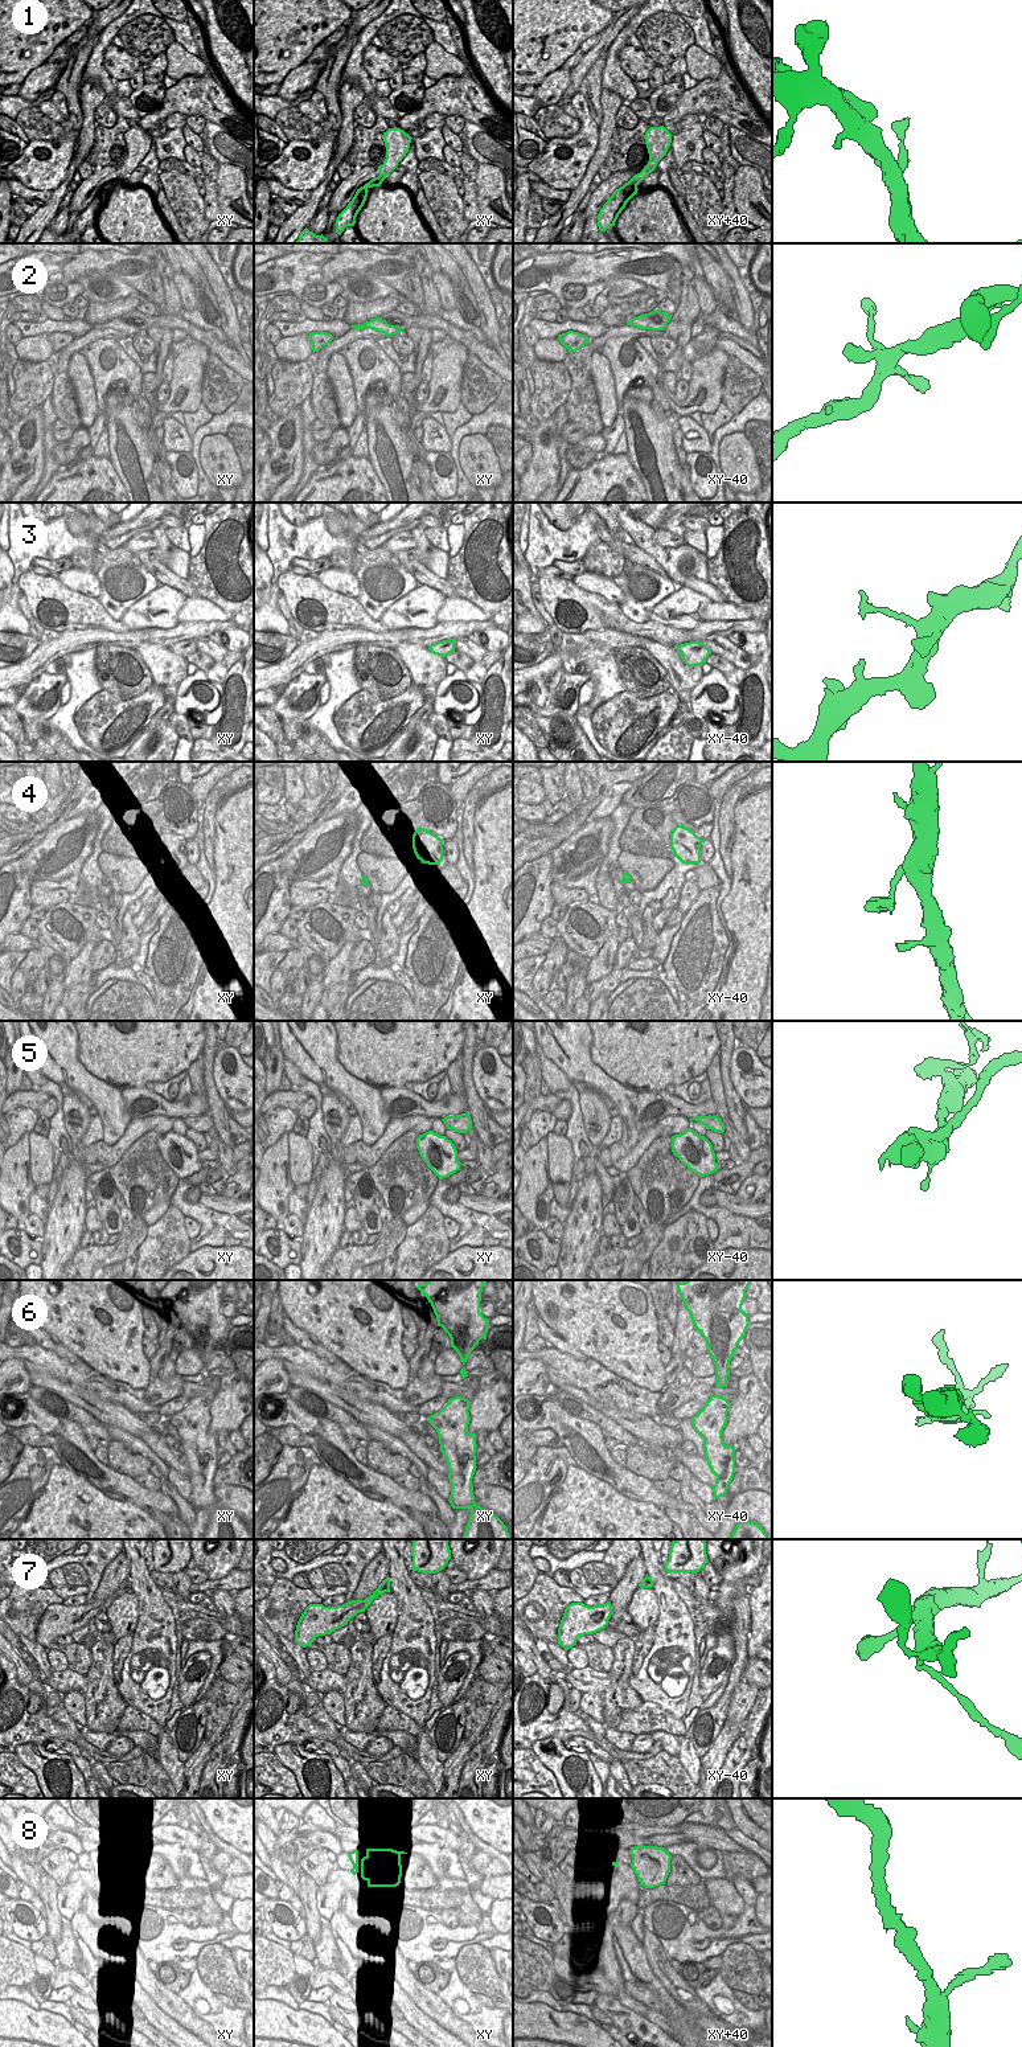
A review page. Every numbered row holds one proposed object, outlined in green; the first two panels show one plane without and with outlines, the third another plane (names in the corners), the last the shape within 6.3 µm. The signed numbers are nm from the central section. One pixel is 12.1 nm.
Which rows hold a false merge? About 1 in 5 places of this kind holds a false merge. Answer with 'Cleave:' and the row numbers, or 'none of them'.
Cleave: 5

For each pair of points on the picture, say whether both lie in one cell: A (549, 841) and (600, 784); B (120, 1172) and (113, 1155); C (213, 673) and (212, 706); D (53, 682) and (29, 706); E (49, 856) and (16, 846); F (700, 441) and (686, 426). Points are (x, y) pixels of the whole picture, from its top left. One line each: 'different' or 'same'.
A: same
B: different
C: different
D: same
E: different
F: same

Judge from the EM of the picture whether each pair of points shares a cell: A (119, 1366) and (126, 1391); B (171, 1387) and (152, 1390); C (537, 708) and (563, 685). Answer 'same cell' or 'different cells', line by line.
A: different cells
B: same cell
C: same cell

